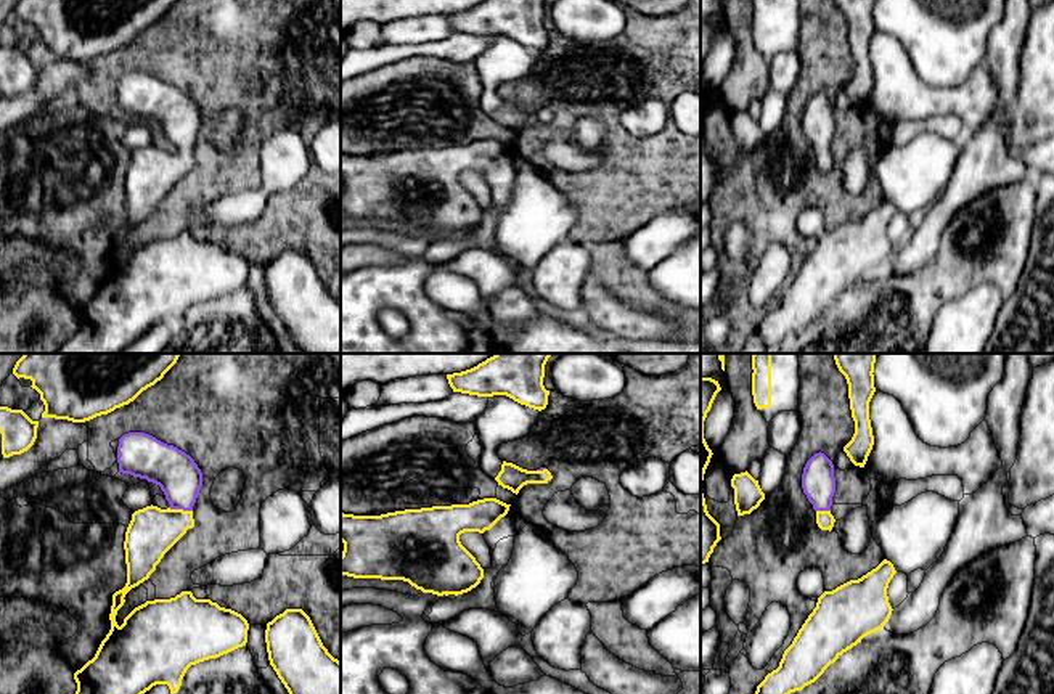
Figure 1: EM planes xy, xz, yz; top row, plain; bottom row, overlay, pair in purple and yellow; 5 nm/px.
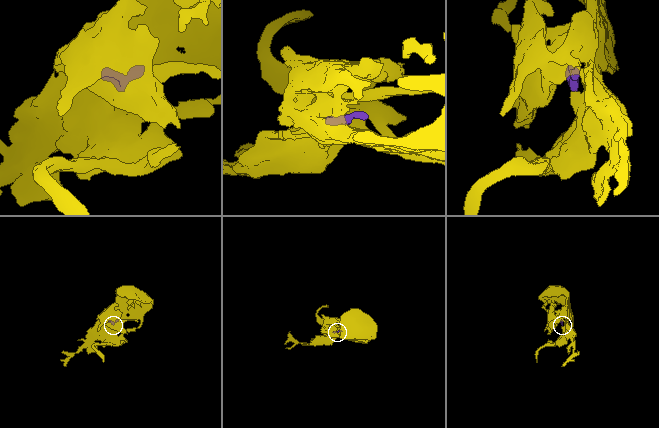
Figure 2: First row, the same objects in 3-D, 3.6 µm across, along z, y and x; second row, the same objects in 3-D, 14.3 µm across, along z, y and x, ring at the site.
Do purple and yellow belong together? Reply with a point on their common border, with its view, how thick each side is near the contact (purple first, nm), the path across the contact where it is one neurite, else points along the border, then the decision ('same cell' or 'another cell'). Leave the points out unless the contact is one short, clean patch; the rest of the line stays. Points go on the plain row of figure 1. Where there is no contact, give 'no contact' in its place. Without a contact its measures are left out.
xy (180, 148) | 220/240 nm | across xy (177, 114), (180, 119), (180, 148), (158, 171), (151, 172) | same cell

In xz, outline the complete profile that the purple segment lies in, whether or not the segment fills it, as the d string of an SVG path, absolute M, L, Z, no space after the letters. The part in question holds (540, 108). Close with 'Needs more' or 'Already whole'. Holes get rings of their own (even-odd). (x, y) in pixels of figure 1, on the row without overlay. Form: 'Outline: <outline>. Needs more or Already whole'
Outline: M503 101L501 111L495 117L498 125L511 130L516 135L527 124L548 124L551 119L553 116L546 108L540 108L537 111L527 111L506 101Z. Needs more

